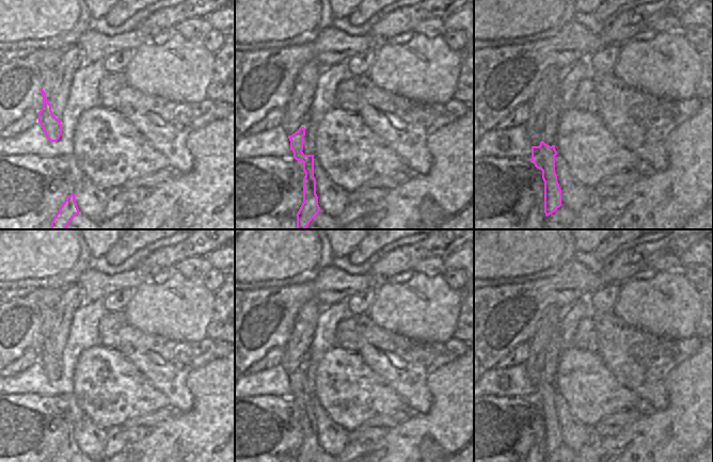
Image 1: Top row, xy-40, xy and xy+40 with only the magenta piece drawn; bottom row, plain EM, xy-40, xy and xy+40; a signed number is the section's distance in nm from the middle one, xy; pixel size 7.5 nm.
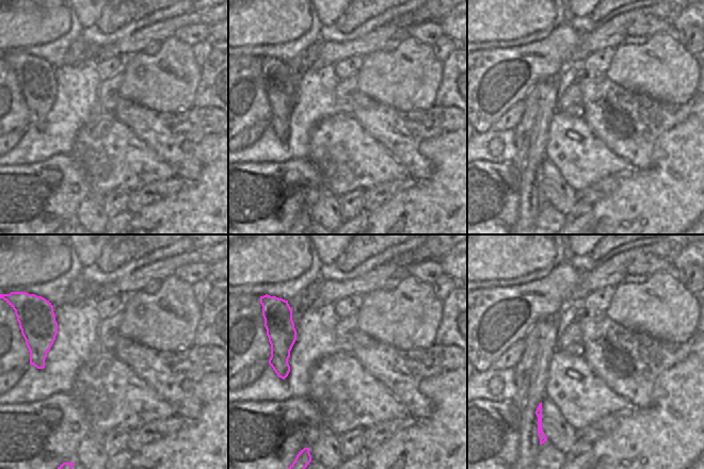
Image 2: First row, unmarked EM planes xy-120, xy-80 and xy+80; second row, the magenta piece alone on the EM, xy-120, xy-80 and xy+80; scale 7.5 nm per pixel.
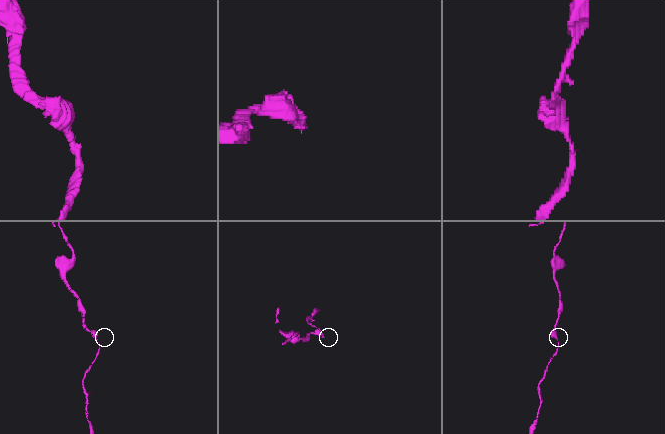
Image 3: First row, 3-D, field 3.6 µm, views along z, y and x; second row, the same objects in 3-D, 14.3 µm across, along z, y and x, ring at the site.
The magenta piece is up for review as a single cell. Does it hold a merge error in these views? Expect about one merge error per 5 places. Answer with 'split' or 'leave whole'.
leave whole

